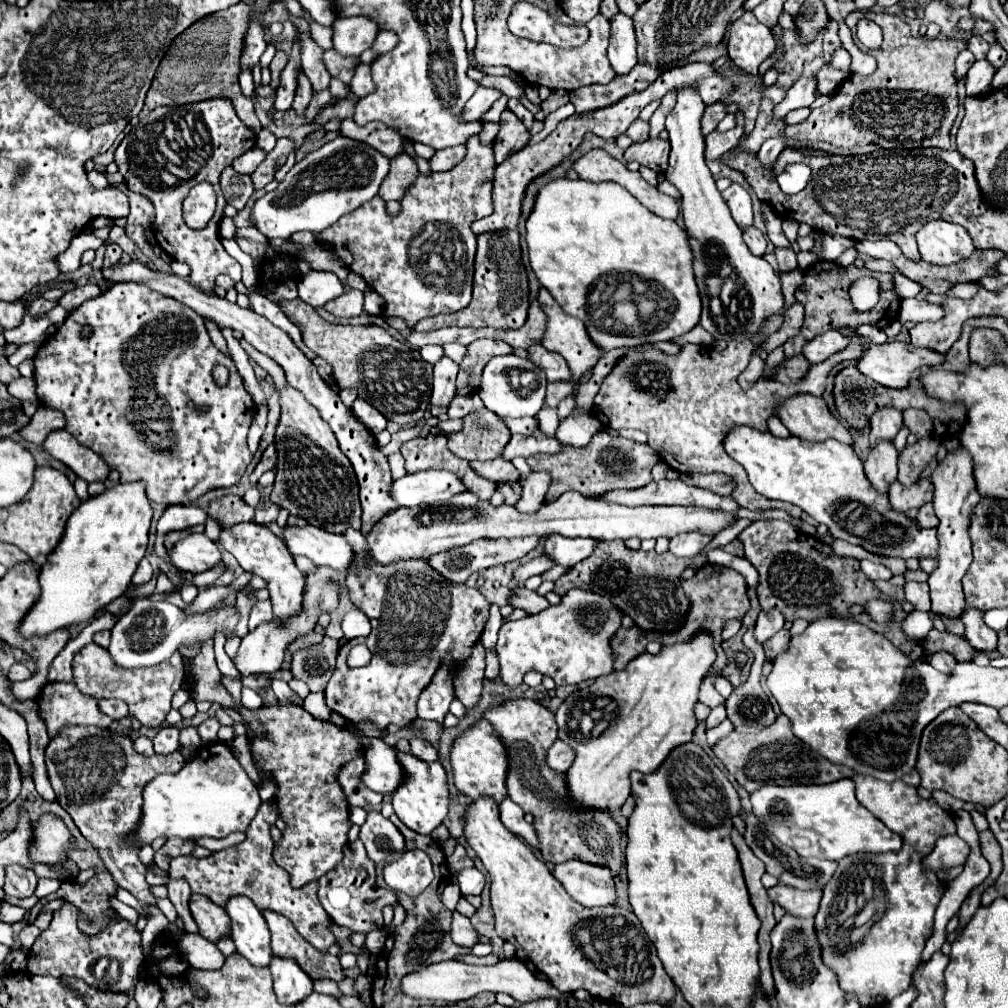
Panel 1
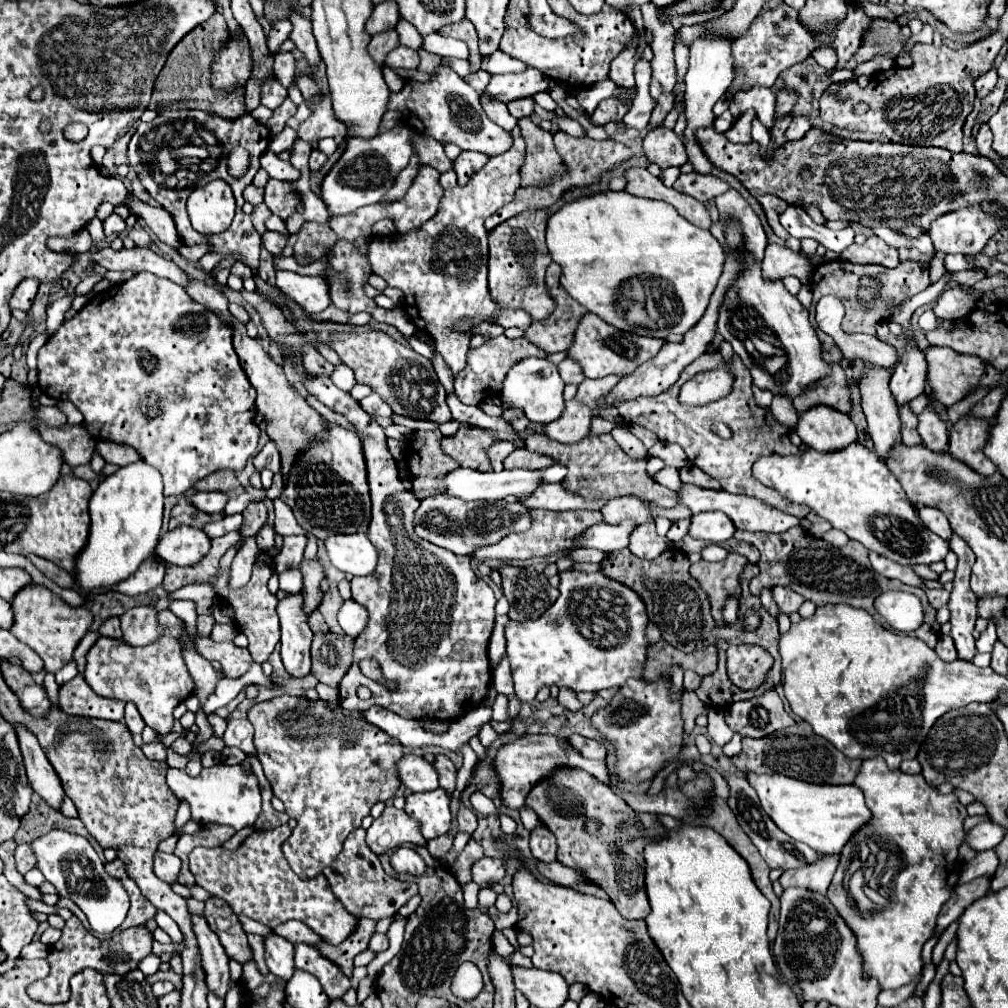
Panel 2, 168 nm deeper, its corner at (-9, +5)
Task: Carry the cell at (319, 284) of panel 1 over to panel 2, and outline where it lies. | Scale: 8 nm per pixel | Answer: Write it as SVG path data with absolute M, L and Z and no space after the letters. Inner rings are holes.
M278 271L276 285L286 297L294 299L308 315L320 313L330 305L328 283L322 277L306 277L292 271Z

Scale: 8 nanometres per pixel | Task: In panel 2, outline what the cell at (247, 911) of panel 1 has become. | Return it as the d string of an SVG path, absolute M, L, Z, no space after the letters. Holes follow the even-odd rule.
M270 933L264 937L264 947L266 947L266 963L270 973L280 977L282 981L288 981L290 975L294 975L294 945L288 943L284 937L278 937Z

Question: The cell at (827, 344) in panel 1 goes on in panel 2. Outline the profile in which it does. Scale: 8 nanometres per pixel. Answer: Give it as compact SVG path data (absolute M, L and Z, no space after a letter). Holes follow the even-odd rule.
M840 331L834 335L834 341L840 347L842 355L850 361L864 361L878 367L886 367L886 369L892 369L898 363L896 349L890 343L880 341L878 337L848 335Z

